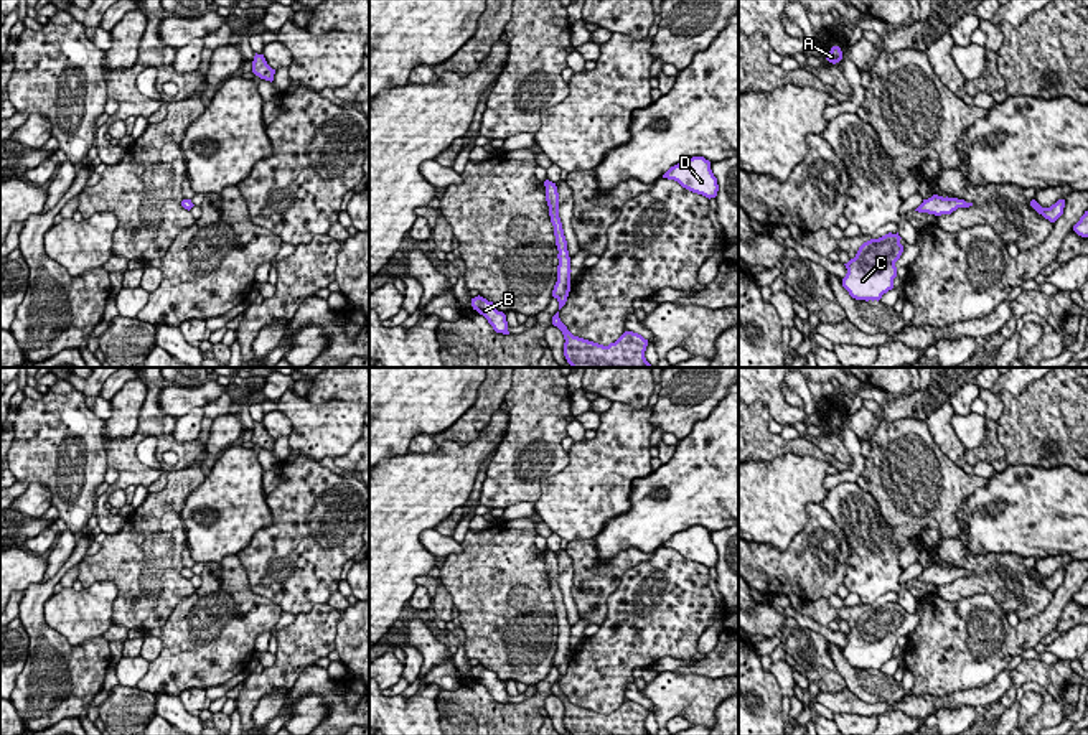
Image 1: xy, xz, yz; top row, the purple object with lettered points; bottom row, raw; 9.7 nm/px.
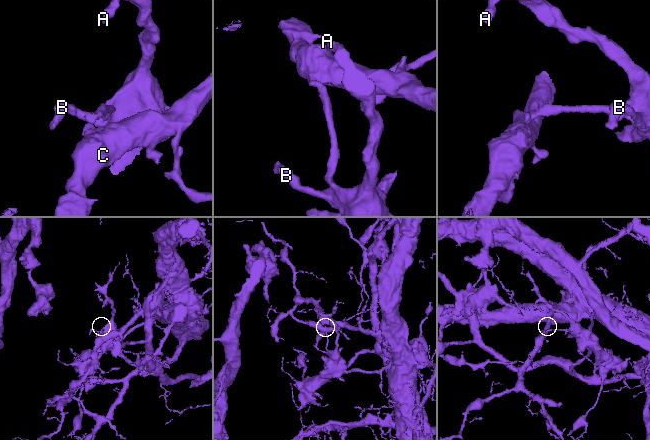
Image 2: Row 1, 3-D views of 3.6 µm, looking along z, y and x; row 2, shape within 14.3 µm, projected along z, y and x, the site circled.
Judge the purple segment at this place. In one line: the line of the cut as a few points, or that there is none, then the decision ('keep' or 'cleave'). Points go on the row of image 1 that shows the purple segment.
cut xz (551, 218), (561, 223); cleave

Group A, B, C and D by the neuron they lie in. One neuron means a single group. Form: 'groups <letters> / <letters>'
groups A B / C D

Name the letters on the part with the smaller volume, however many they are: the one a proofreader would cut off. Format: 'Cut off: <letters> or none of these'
Cut off: A, B

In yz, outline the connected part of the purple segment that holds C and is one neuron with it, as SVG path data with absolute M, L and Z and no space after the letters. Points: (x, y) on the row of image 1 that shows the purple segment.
M898 232L870 239L859 247L854 259L844 264L847 274L842 279L842 287L852 298L879 302L884 293L893 288L895 262L903 252L900 239Z

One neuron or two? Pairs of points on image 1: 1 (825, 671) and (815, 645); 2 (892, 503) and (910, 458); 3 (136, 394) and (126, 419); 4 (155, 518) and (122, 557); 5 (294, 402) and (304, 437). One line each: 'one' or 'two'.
1: one
2: one
3: one
4: one
5: one

